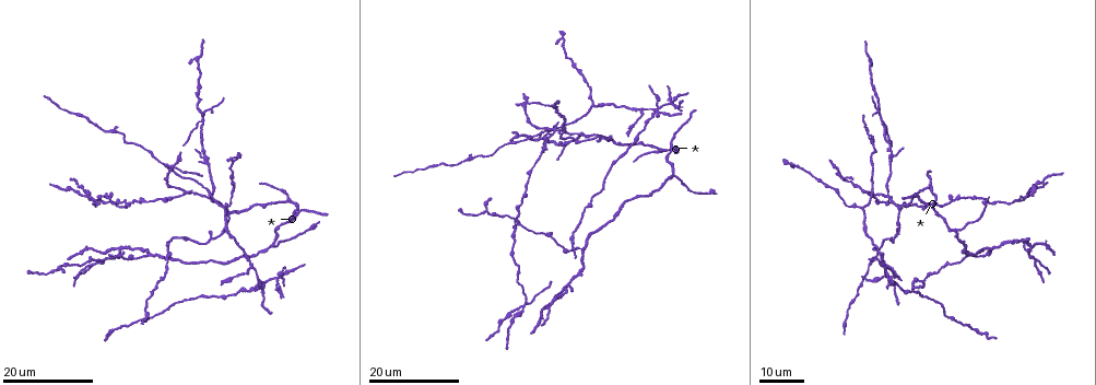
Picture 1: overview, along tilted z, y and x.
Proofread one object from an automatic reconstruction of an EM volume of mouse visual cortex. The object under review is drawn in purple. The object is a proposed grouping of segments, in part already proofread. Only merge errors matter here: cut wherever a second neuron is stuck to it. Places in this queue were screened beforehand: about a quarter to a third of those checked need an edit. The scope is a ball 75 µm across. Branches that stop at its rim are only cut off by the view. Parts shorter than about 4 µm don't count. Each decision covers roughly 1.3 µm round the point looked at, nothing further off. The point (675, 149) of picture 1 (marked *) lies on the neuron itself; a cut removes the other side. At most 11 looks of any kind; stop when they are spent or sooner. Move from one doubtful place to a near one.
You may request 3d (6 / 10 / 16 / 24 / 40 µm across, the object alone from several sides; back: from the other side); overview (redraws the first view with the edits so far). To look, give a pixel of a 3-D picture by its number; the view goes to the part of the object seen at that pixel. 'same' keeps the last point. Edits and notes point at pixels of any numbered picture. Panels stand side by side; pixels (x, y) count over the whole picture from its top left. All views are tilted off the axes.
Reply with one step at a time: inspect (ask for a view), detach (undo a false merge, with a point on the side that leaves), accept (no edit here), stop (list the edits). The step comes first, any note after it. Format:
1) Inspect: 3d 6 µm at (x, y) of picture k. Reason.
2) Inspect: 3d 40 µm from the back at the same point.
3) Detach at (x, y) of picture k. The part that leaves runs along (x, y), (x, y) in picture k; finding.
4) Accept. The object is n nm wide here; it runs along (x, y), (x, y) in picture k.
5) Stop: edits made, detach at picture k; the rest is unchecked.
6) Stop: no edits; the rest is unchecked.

Inspect: 3d 24 µm at (171, 165) of picture 1.

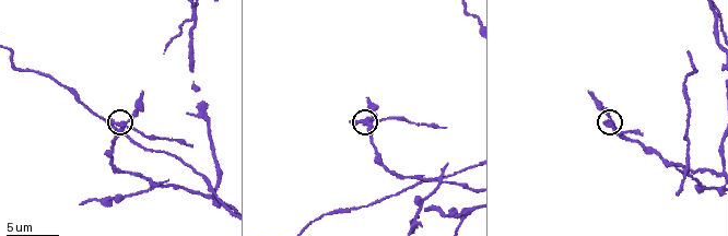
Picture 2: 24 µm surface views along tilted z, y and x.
Inspect: 3d 10 µm at (126, 120) of picture 2.

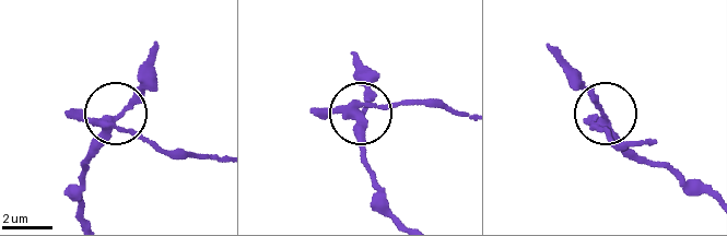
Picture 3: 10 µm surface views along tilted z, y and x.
Detach at (128, 128) of picture 3. 4 arms meet here; the part that leaves runs along (96, 122), (142, 134), (166, 150), (214, 160) in picture 3; two neurons meet here.

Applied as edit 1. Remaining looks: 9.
Inspect: overview.

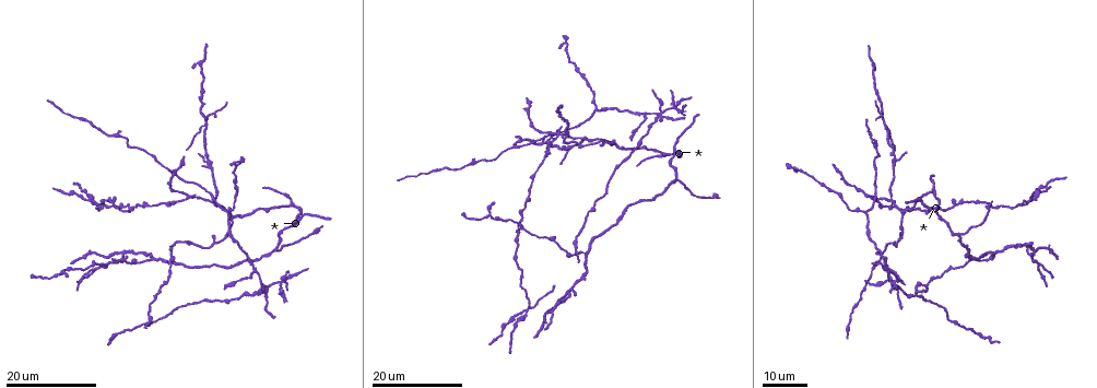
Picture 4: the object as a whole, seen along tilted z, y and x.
Inspect: 3d 24 µm at (556, 133) of picture 4. Looks like a crossing.

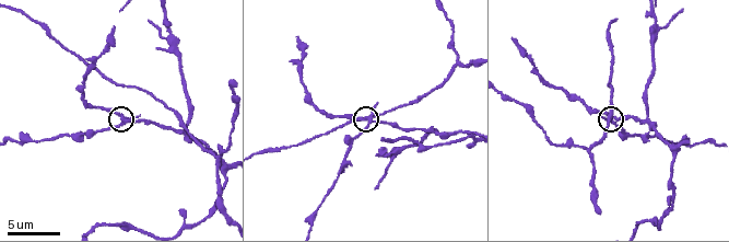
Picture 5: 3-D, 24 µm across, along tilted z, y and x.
Inspect: 3d 10 µm at (613, 120) of picture 5.

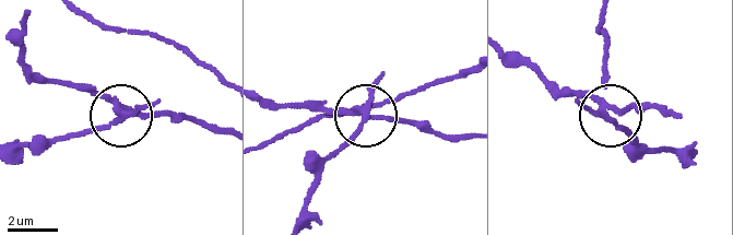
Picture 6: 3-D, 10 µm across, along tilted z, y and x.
Detach at (96, 129) of picture 6. 4 arms meet here; a second neuron is stuck on.

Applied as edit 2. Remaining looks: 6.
Inspect: 3d 10 µm at (646, 117) of picture 5. Three-way junction.

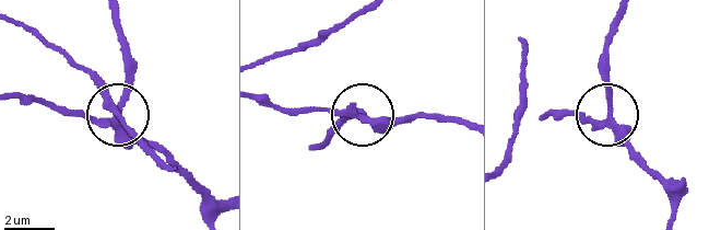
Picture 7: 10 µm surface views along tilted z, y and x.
Inspect: 3d 6 µm at (610, 110) of picture 7. Zoom in.

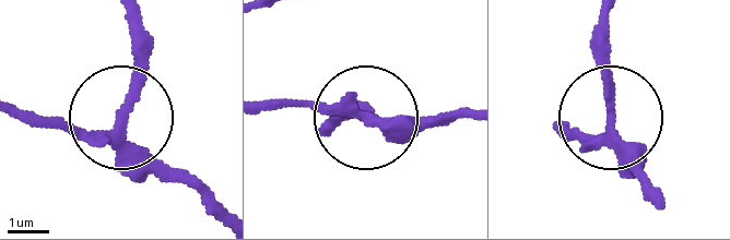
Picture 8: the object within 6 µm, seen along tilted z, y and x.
Accept. It runs along (656, 201), (632, 174), (609, 118), (603, 13) in picture 8; one neuron here.

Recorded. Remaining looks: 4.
Inspect: 3d 10 µm at (592, 152) of picture 5. Small branch off a trunk.

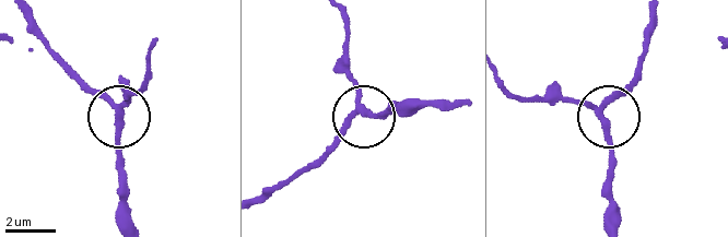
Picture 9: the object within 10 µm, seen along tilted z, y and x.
Accept. The object is 210 nm wide here; all the same neuron.

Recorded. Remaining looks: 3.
Inspect: 3d 24 µm at (154, 258) of picture 4. Branch point.

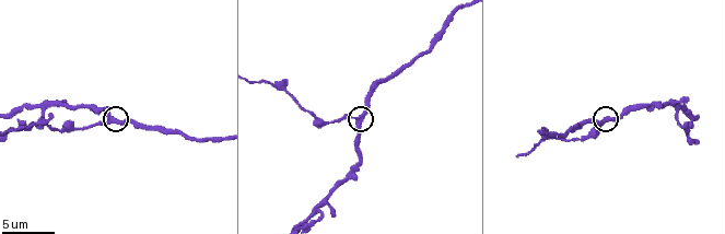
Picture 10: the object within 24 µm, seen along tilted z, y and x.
Inspect: 3d 10 µm at (354, 120) of picture 10.

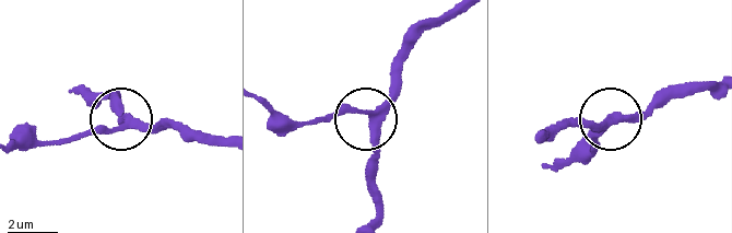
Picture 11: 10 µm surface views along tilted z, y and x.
Accept. The side arm is 28 µm long; it runs along (540, 140), (563, 126), (603, 129), (666, 105) in picture 11; continuous, no second neuron.

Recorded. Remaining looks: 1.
Stop: edits made, detach at picture 3, detach at picture 6; the rest is unchecked.

